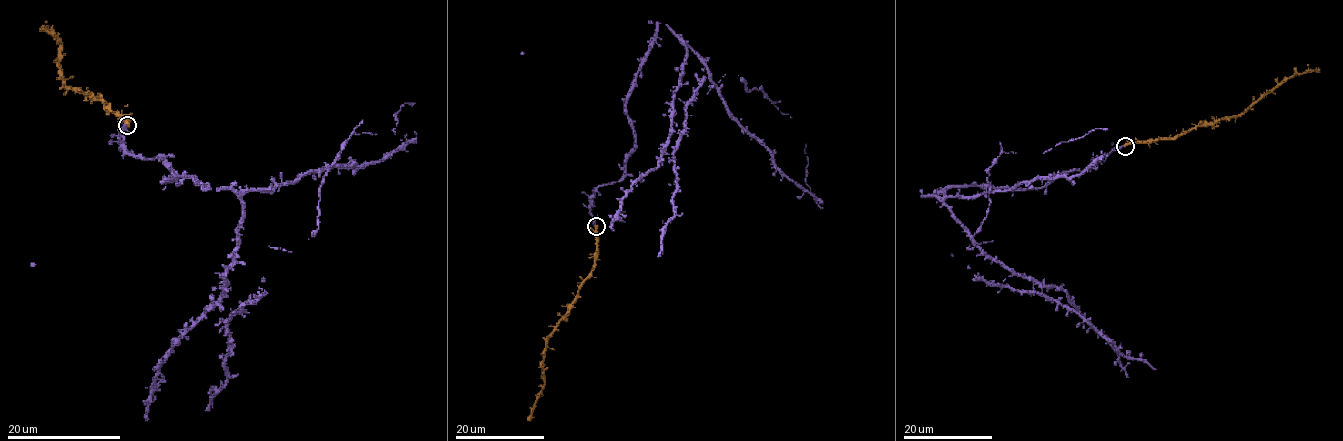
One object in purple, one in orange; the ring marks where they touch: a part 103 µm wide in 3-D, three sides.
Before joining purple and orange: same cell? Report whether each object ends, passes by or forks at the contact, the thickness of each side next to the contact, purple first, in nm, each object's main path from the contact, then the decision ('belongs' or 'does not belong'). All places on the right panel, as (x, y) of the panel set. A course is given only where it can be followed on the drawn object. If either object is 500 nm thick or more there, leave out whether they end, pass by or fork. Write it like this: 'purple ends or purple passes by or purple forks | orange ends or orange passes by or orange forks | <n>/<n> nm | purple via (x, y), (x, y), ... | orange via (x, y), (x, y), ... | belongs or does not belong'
purple ends | orange ends | 320/440 nm | purple via (1125, 146), (1041, 187), (922, 196), (936, 196), (1032, 293), (1156, 369) | orange via (1125, 146), (1174, 140), (1197, 126), (1235, 117), (1286, 81), (1303, 72), (1319, 72) | belongs

